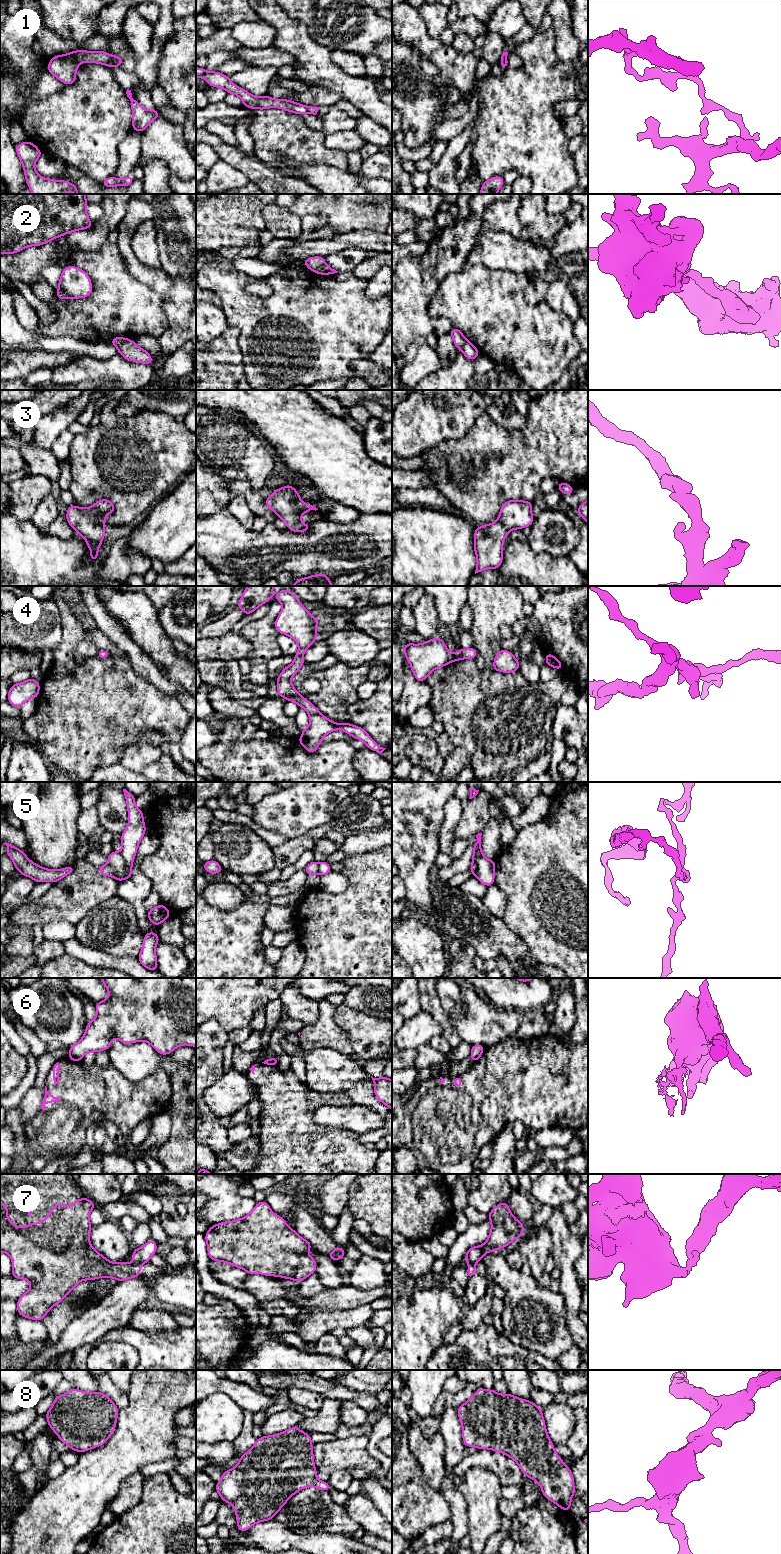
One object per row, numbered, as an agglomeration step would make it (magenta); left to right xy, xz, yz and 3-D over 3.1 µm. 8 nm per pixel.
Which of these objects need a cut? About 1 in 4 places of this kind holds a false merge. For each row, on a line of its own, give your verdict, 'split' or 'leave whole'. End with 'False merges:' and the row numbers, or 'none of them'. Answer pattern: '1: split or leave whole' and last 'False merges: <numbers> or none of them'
1: split
2: split
3: leave whole
4: leave whole
5: split
6: split
7: split
8: leave whole
False merges: 1, 2, 5, 6, 7

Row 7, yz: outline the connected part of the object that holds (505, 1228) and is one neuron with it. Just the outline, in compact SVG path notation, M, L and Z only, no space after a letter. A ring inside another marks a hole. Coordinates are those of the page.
M501 1202L489 1214L491 1231L486 1242L467 1250L465 1259L467 1263L475 1264L488 1252L498 1251L507 1247L512 1241L521 1238L525 1225L519 1222L511 1213L508 1202Z

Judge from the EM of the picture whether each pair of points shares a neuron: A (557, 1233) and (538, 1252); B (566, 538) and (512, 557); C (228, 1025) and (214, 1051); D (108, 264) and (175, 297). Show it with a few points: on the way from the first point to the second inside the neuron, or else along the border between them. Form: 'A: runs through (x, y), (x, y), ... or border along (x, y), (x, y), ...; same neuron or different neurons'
A: border along (545, 1226), (550, 1234), (551, 1252); different neurons
B: border along (528, 541), (536, 552), (548, 552), (555, 557); different neurons
C: border along (206, 1020), (215, 1019), (227, 1033); different neurons
D: border along (162, 298), (162, 310), (167, 321); different neurons

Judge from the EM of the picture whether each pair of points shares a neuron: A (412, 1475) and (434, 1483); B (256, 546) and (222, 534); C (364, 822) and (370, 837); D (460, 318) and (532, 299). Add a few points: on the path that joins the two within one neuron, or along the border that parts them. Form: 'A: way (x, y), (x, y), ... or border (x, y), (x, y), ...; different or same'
A: border (415, 1459), (420, 1465), (426, 1483), (438, 1491); different
B: way (248, 546), (234, 546), (230, 542); same
C: border (381, 827), (348, 832), (346, 834); different
D: border (528, 281), (524, 289), (524, 298), (535, 306); different

